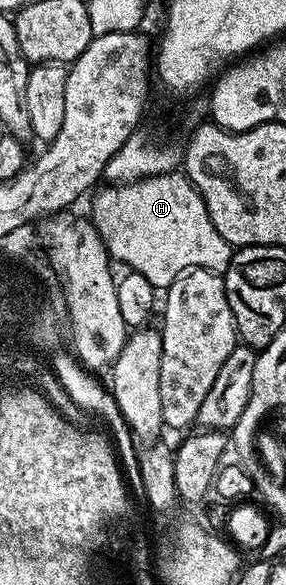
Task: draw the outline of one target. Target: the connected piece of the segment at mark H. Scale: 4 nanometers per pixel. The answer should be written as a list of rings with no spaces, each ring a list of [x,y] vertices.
[[[180,171],[162,173],[139,179],[132,183],[103,186],[93,203],[93,211],[102,216],[100,232],[111,258],[127,263],[129,270],[143,274],[155,290],[164,291],[172,281],[188,268],[208,268],[223,274],[230,264],[234,249],[212,224],[207,205],[194,184]]]

